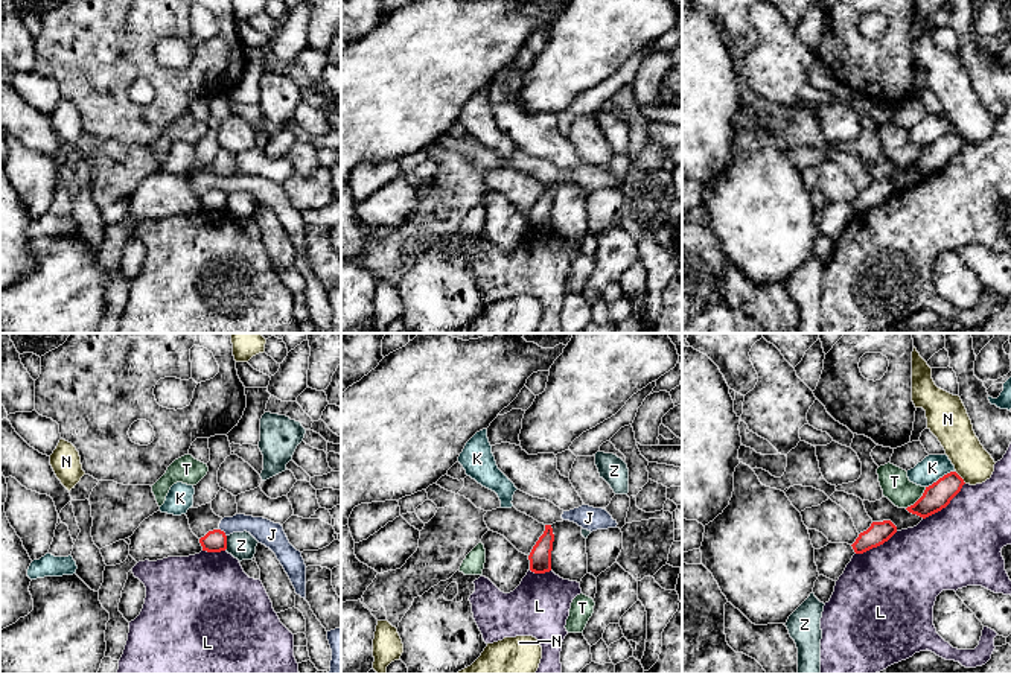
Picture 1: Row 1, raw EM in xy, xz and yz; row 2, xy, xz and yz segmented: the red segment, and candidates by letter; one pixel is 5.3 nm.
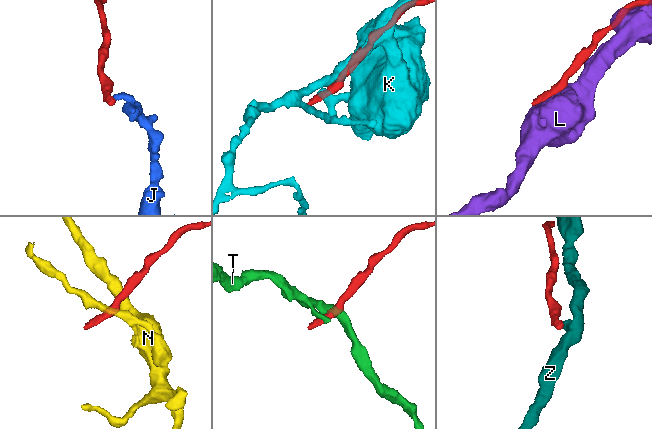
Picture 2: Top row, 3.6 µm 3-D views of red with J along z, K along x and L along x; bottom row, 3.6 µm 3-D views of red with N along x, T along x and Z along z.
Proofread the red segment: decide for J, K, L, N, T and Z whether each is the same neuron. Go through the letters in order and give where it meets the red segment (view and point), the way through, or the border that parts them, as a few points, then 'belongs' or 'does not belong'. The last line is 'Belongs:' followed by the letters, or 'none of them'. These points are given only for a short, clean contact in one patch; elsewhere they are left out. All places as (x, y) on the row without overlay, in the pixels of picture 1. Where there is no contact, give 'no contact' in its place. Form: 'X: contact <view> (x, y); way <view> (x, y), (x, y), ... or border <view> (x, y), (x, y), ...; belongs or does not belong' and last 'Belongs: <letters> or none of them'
J: contact xy (224, 192); border xy (220, 187), (226, 195); does not belong
K: contact yz (940, 137); does not belong
L: contact yz (946, 165); does not belong
N: contact yz (961, 137); border yz (955, 131), (966, 142); does not belong
T: contact yz (918, 158); border yz (926, 146), (906, 168); does not belong
Z: contact xy (226, 203); does not belong
Belongs: none of them

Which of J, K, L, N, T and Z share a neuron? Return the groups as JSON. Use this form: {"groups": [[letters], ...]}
{"groups": [["J"], ["K"], ["L"], ["N"], ["T"], ["Z"]]}

